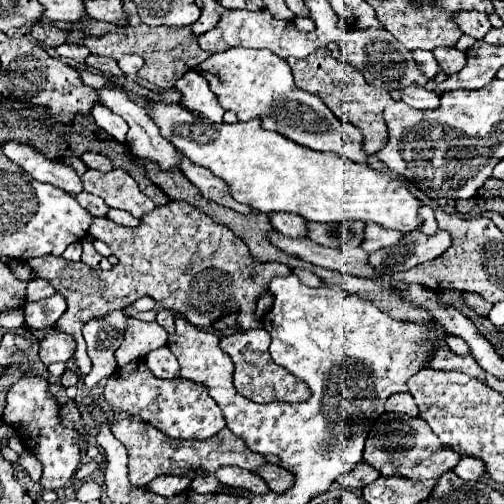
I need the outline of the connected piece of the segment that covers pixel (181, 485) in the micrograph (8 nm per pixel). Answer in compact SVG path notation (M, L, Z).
M166 474L166 476L160 476L156 478L152 484L148 484L148 490L152 490L154 494L160 494L160 496L174 496L174 494L180 494L184 490L188 490L190 486L190 480L186 476L172 476L172 474Z

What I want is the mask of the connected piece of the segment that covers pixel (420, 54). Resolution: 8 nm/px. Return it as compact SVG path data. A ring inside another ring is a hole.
M416 50L416 52L414 52L414 60L416 60L416 64L420 66L420 70L422 70L430 80L434 80L434 76L440 72L440 66L438 66L438 62L436 62L436 58L434 58L432 52Z

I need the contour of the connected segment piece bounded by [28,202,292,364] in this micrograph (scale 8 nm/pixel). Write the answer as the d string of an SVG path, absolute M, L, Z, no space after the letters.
M170 202L166 206L154 208L148 216L140 220L140 226L136 228L124 228L120 224L114 224L108 218L94 218L92 226L88 230L98 240L106 240L106 244L112 248L112 254L118 256L120 264L100 272L84 262L68 262L62 256L42 256L42 258L32 258L28 260L28 266L40 274L40 278L46 278L52 282L58 294L62 294L68 302L68 310L62 314L62 318L56 322L56 328L62 332L68 332L76 340L76 354L74 360L76 364L90 364L88 354L84 350L84 340L80 334L82 324L86 324L92 318L102 318L110 310L122 310L136 302L142 296L150 296L156 302L160 302L166 310L172 310L180 316L184 316L190 324L198 328L208 328L212 326L218 318L238 312L238 322L242 322L242 330L250 328L262 328L260 318L256 316L256 300L258 296L268 290L268 284L274 276L288 276L292 270L286 264L280 262L258 262L250 256L246 244L234 236L232 230L228 230L224 224L214 222L210 216L200 212L198 208L190 206L188 202Z

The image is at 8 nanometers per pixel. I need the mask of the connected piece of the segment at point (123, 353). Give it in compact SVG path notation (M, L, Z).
M136 318L128 320L126 336L116 350L118 366L126 366L130 360L142 358L148 352L168 343L168 333L157 322L142 322Z

